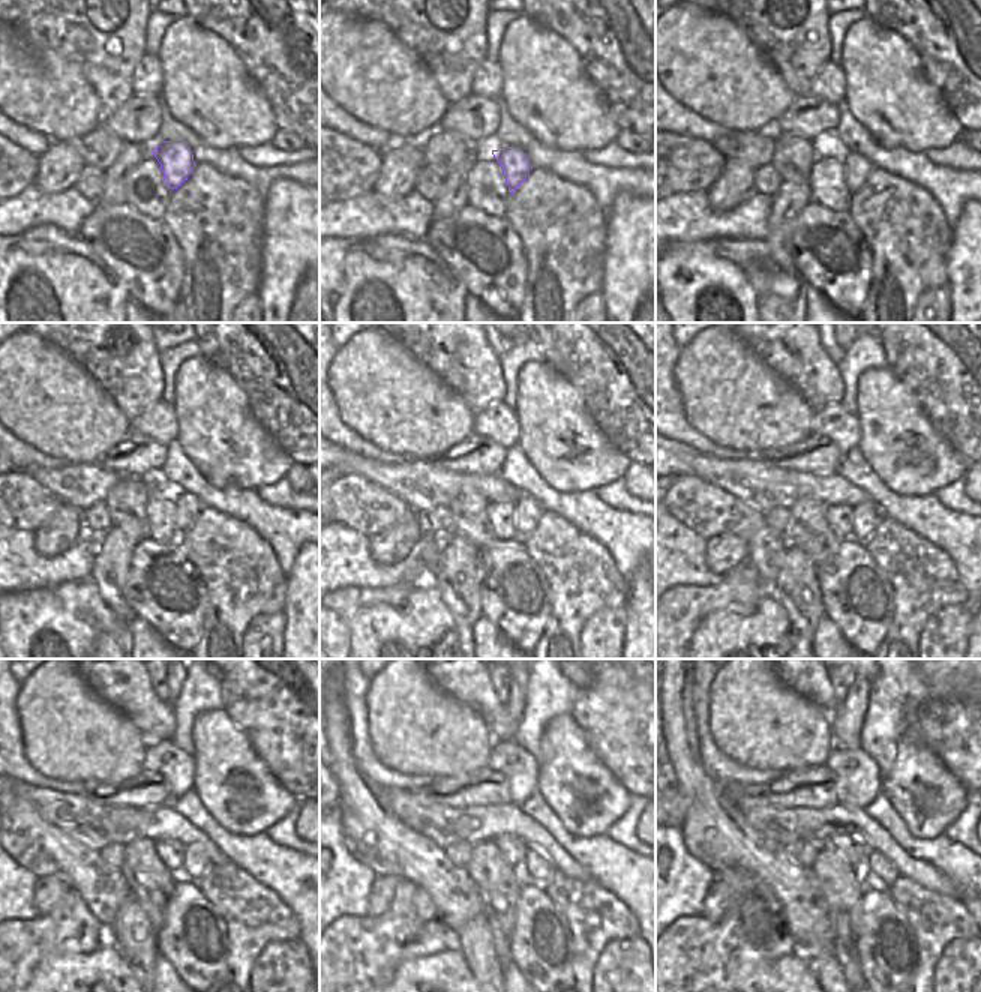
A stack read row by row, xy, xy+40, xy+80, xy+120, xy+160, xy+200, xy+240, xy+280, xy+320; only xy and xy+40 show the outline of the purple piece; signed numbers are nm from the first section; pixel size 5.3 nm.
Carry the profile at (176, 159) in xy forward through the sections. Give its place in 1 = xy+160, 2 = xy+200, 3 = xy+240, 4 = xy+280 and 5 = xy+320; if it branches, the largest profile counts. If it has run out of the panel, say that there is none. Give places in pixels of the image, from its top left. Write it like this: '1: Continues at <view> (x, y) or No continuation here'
1: Continues at xy+160 (527, 511)
2: Continues at xy+200 (867, 515)
3: Continues at xy+240 (195, 865)
4: Continues at xy+280 (536, 868)
5: Continues at xy+320 (879, 871)

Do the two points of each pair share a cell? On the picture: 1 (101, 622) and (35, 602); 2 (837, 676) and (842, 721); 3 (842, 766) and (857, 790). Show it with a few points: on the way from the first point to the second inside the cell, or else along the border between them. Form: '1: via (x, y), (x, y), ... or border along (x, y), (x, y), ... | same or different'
1: via (84, 622), (54, 622), (51, 619) | same
2: border along (854, 674), (846, 697), (837, 704) | different
3: via (848, 772), (857, 784) | same

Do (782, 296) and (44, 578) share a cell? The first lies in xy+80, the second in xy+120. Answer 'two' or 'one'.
two

